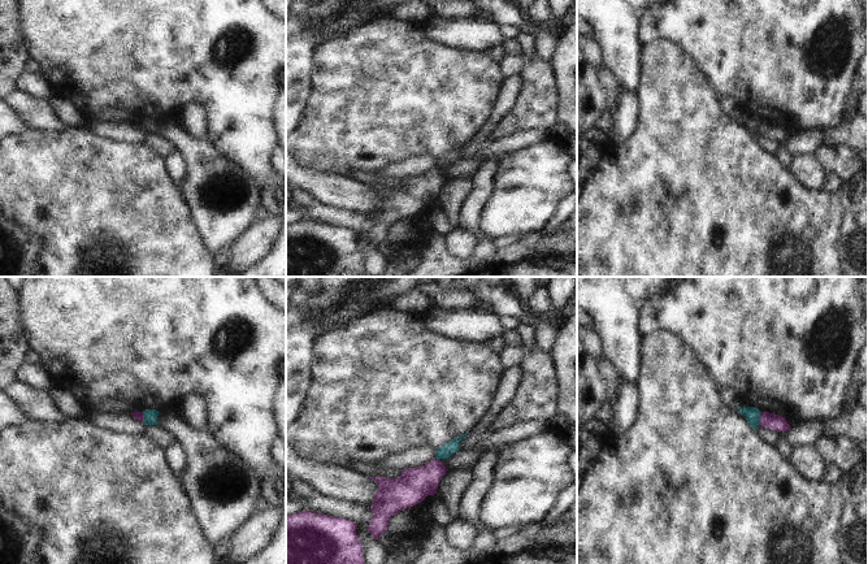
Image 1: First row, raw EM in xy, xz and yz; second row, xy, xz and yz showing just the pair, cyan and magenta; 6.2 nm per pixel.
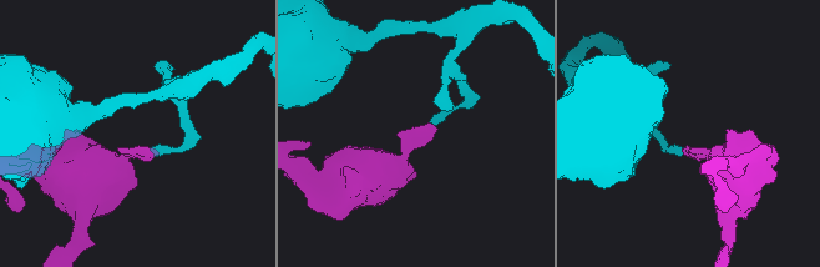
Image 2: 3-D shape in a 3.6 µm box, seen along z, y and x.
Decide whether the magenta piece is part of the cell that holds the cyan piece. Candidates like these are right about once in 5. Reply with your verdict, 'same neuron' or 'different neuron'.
different neuron

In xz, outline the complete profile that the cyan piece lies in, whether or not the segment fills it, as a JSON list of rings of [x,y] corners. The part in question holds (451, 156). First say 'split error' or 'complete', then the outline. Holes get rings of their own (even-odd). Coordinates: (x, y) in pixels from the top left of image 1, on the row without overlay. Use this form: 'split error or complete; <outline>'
complete; [[[468,142],[452,148],[451,151],[446,152],[444,155],[435,159],[435,168],[448,168],[452,162],[459,160],[459,151],[466,146]]]

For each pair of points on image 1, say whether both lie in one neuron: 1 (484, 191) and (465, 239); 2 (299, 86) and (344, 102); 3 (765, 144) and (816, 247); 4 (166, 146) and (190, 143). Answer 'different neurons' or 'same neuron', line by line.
1: different neurons
2: different neurons
3: different neurons
4: different neurons

